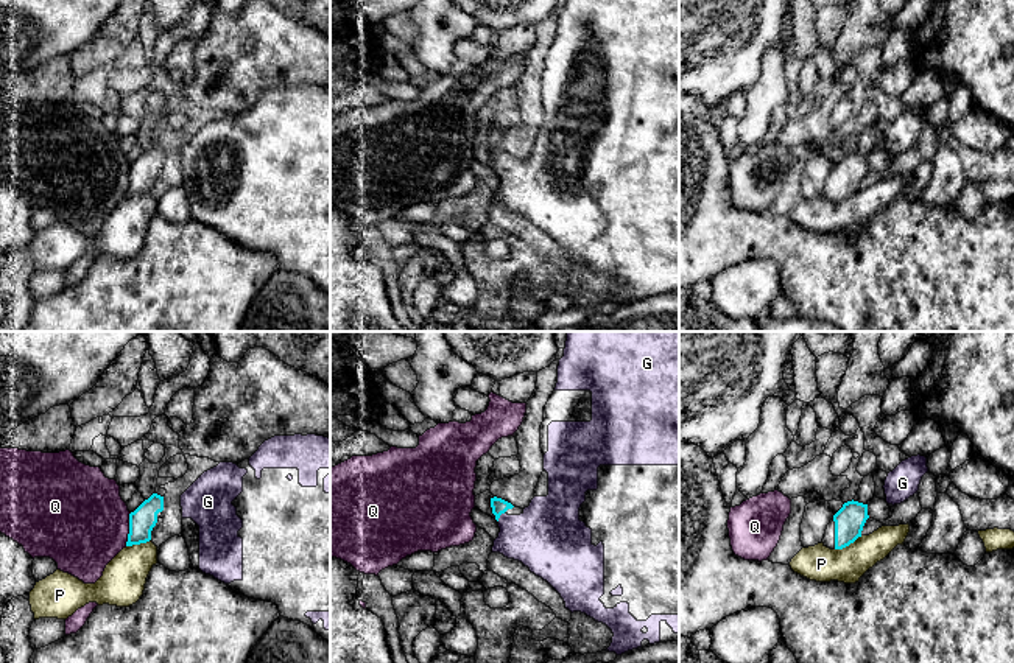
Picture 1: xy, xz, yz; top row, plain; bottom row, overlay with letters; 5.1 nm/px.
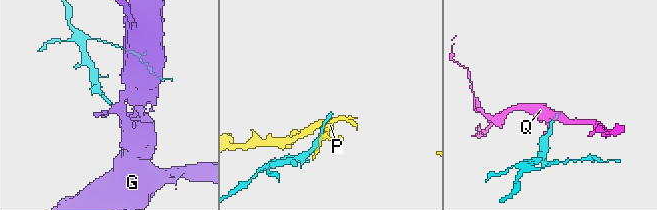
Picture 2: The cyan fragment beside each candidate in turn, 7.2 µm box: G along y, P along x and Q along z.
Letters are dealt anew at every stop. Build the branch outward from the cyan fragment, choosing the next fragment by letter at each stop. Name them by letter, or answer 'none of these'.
G

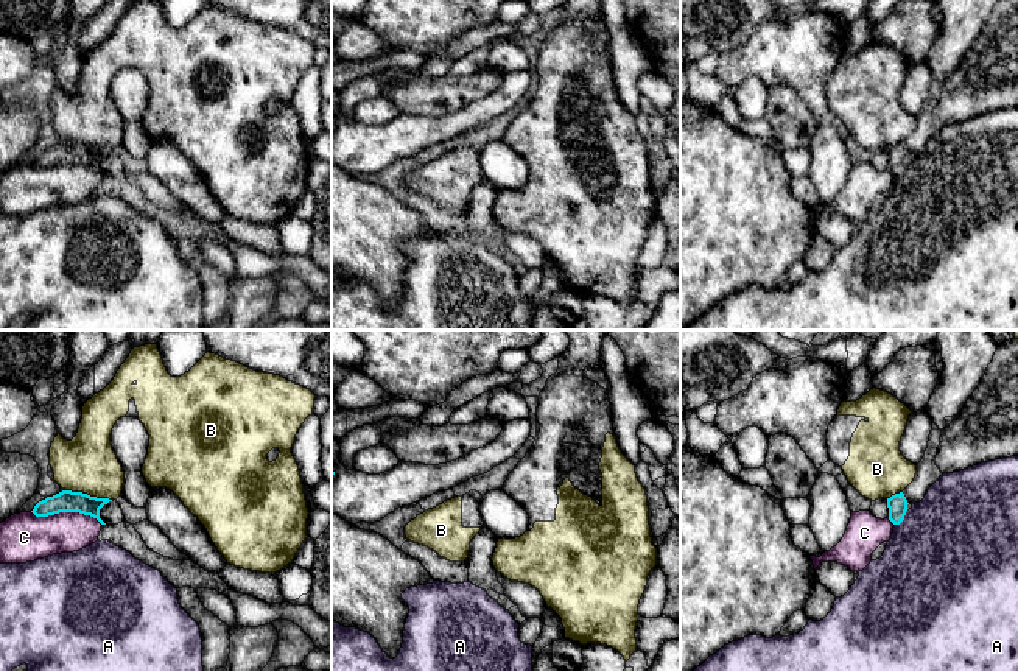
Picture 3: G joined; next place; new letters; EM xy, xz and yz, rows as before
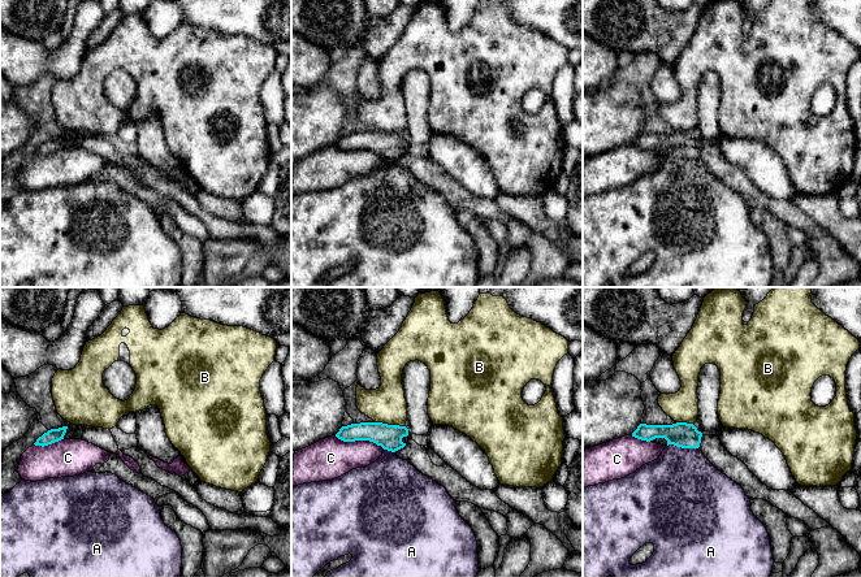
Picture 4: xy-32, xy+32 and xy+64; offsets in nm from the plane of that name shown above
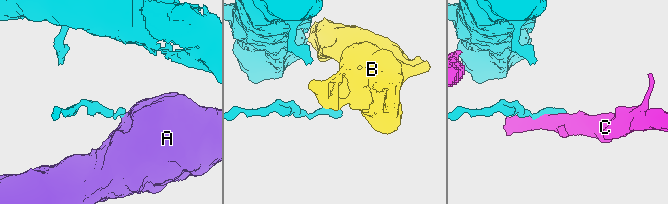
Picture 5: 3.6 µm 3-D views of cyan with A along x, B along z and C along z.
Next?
none of these

